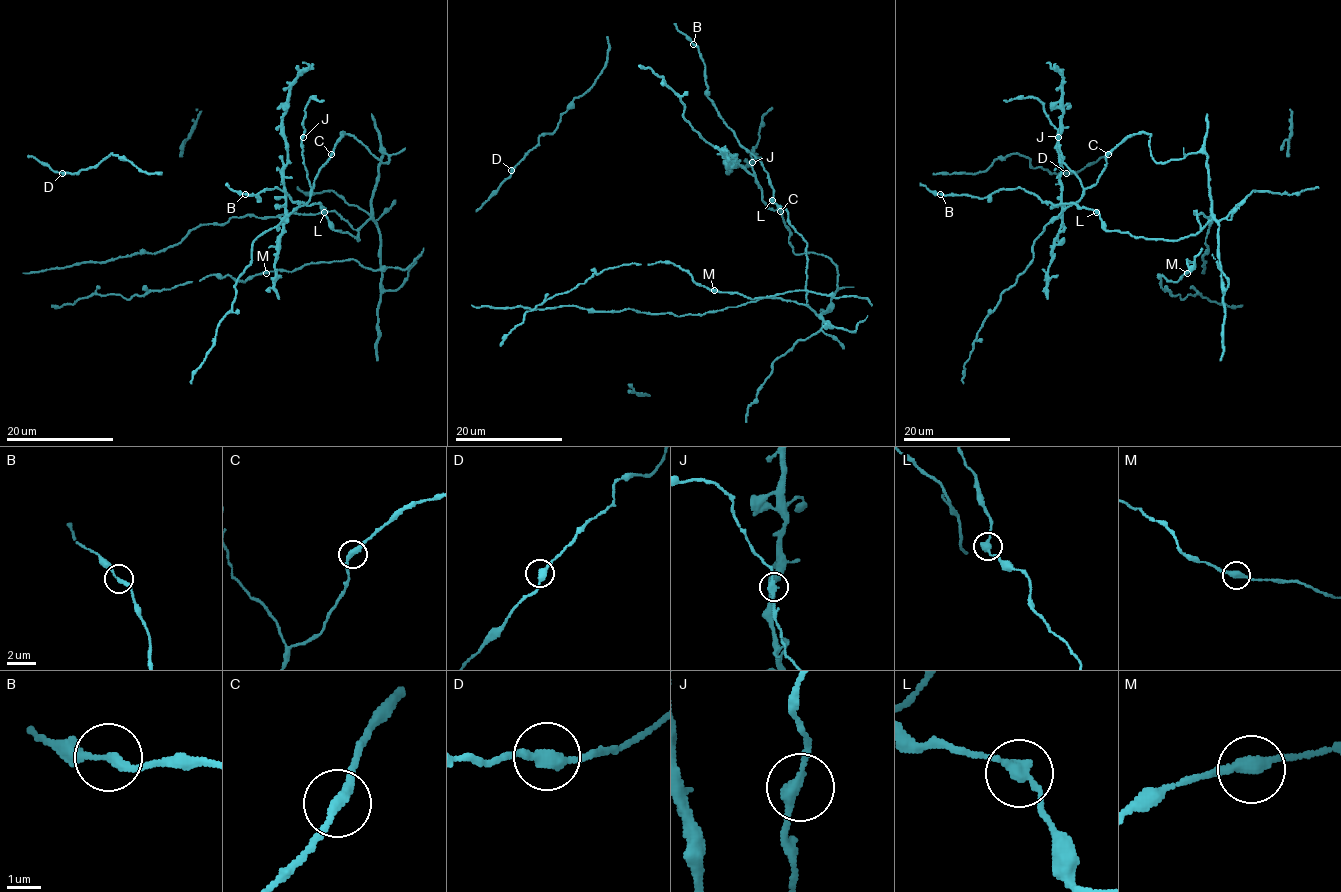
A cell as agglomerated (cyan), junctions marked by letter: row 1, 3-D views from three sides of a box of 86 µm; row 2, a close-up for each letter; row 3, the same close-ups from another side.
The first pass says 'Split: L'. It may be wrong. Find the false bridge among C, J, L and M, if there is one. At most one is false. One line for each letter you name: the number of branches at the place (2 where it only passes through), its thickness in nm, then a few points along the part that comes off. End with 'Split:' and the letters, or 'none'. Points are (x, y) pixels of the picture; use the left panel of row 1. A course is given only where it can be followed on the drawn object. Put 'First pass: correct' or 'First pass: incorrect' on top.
First pass: incorrect
Split: none

